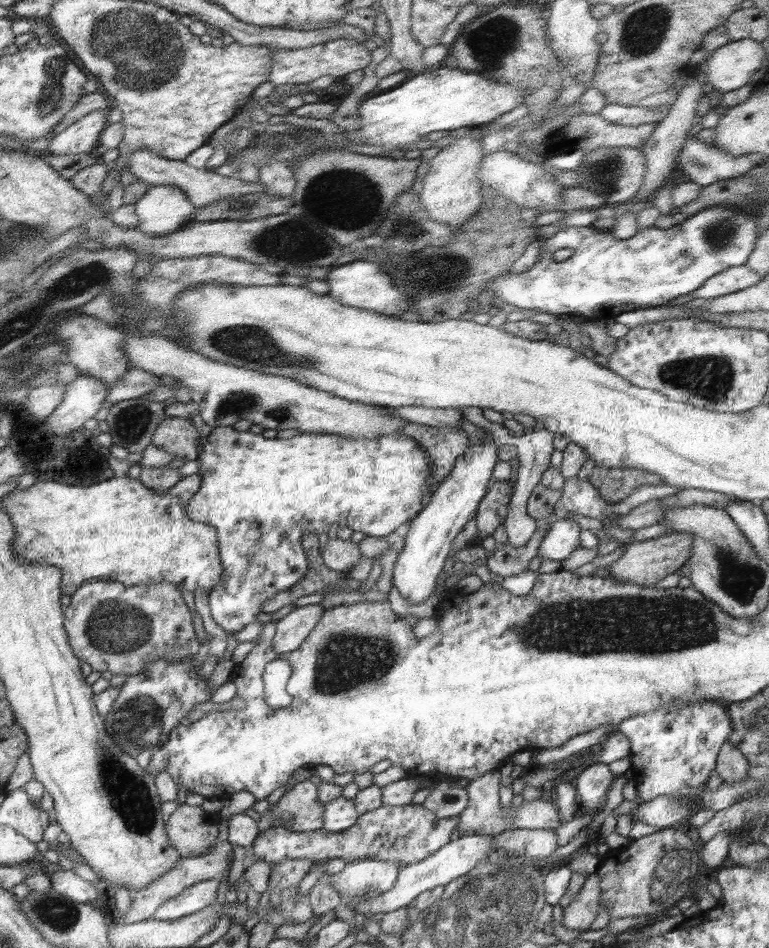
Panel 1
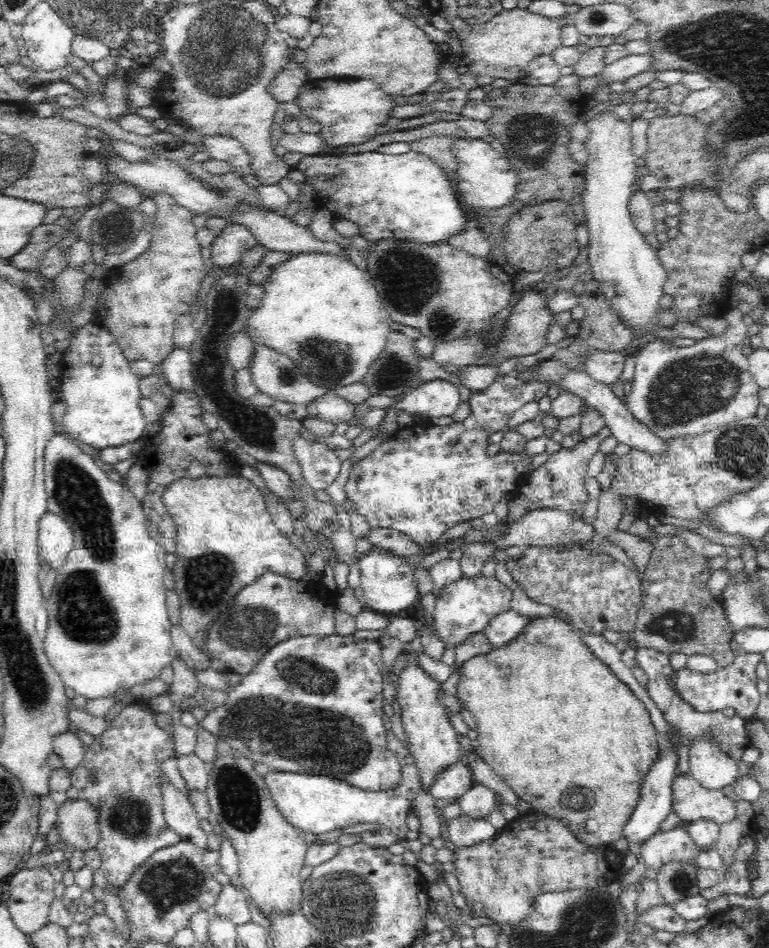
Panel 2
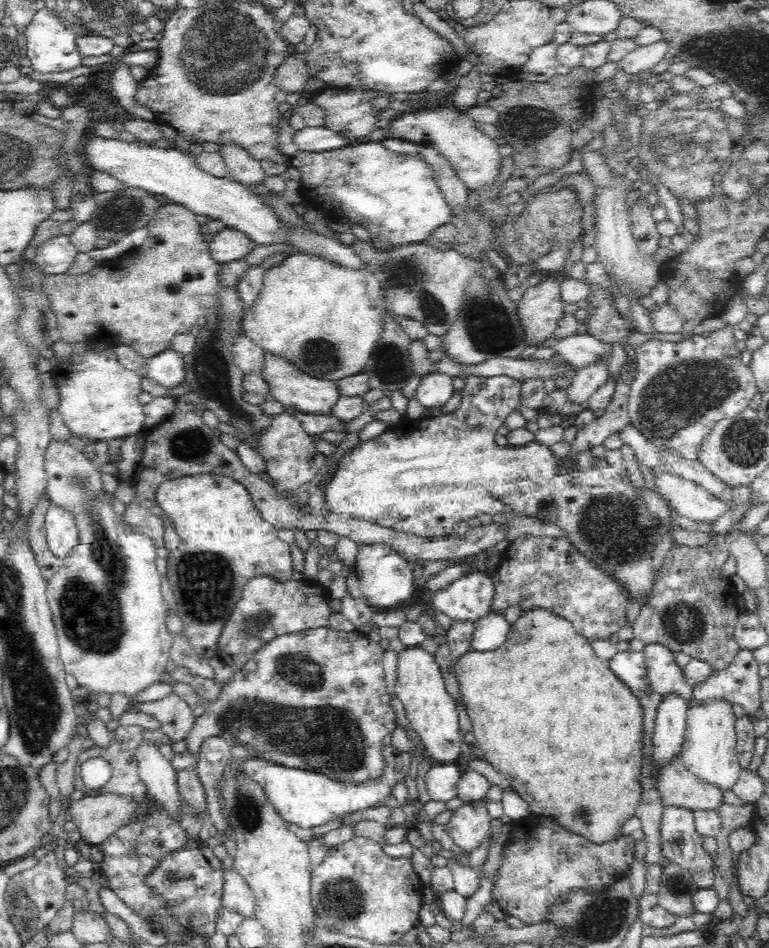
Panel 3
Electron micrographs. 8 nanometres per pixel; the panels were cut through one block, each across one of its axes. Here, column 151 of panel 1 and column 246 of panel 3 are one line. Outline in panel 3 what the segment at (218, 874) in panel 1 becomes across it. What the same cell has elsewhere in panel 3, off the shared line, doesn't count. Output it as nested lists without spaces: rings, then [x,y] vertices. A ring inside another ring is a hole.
[[[234,868],[226,870],[223,876],[222,907],[245,916],[246,919],[254,917],[255,896],[246,881]]]

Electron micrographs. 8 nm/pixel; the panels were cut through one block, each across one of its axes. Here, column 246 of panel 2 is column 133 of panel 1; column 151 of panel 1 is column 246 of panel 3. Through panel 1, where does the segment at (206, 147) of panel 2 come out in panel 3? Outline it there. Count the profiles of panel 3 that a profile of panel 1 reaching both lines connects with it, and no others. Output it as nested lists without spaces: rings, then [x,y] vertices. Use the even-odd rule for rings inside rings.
[[[221,144],[218,152],[226,163],[226,178],[252,187],[262,184],[267,177],[261,163],[252,158],[248,151],[234,144]]]

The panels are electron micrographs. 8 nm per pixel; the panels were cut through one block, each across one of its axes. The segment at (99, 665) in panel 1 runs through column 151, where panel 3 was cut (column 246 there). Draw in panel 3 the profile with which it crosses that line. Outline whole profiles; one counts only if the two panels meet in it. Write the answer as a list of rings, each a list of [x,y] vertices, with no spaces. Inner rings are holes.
[[[255,576],[241,590],[242,594],[231,609],[225,627],[217,640],[218,658],[236,673],[246,662],[271,640],[285,634],[294,634],[310,628],[329,626],[332,600],[329,589],[320,586],[308,586],[304,582],[277,581],[271,576]]]

